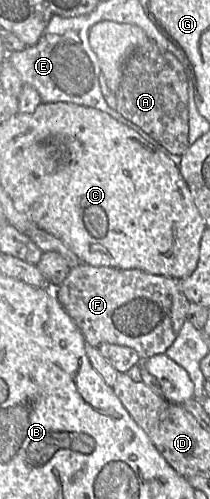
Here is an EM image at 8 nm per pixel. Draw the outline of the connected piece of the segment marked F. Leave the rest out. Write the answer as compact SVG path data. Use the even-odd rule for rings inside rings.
M85 263L71 268L54 293L82 332L86 343L94 347L102 343L127 346L133 348L141 359L166 352L187 320L190 306L179 279L140 269Z

